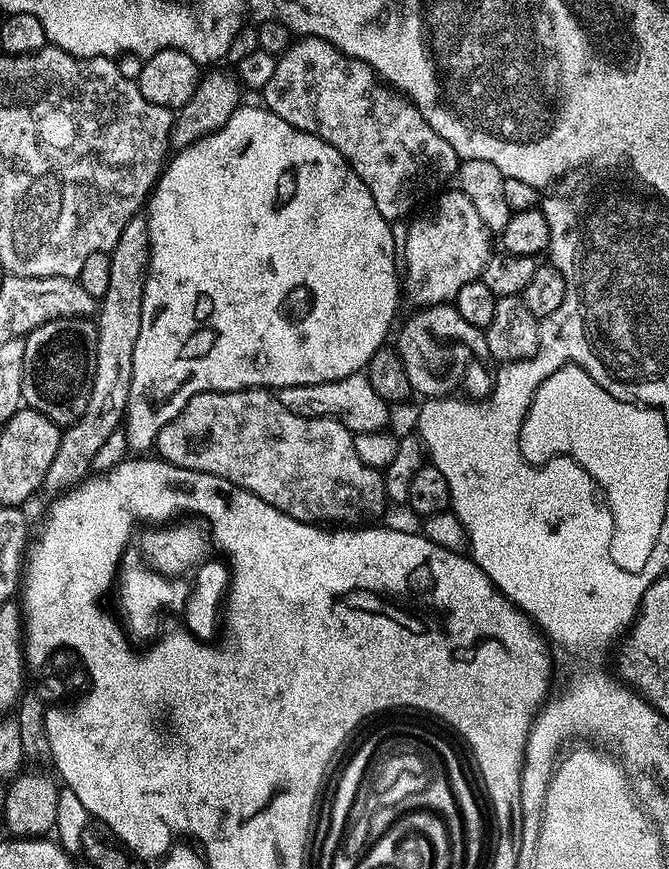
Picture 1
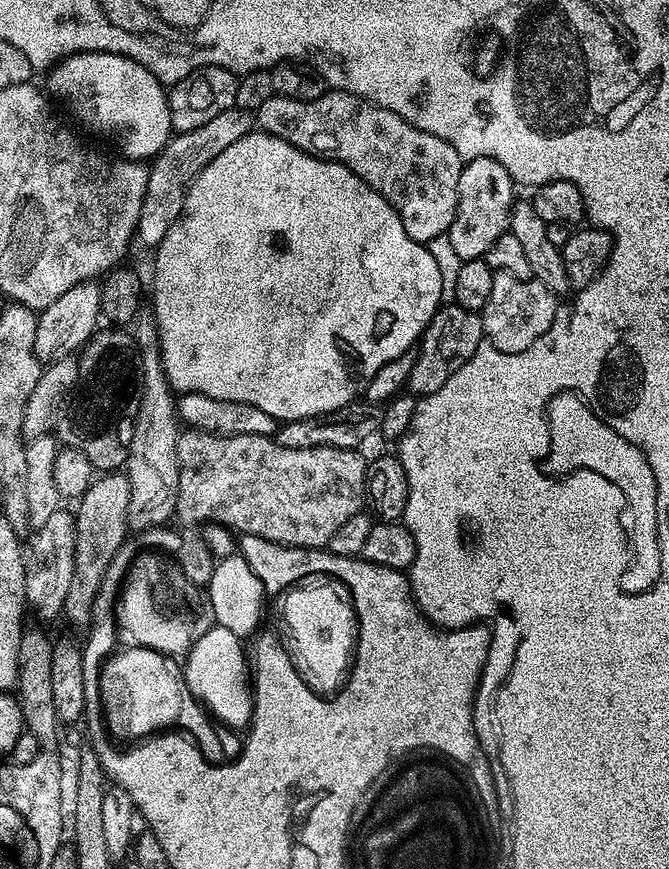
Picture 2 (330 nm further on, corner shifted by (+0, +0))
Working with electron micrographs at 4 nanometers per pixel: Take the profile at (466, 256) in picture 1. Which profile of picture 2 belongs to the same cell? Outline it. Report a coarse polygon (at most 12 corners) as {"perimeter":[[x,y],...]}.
{"perimeter":[[493,156],[458,178],[447,231],[460,260],[483,258],[509,231],[518,188]]}

